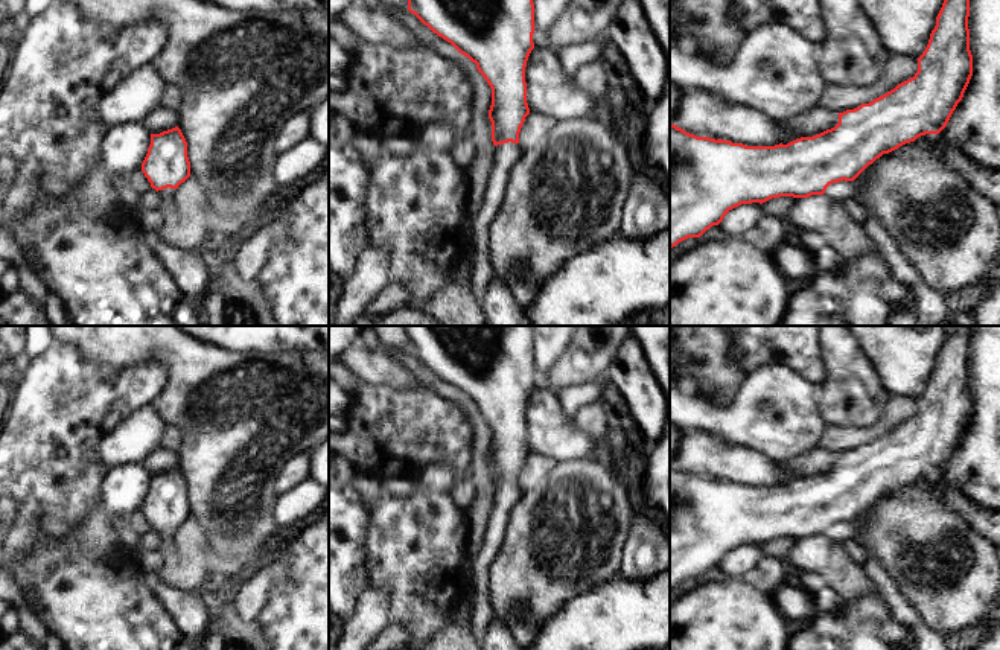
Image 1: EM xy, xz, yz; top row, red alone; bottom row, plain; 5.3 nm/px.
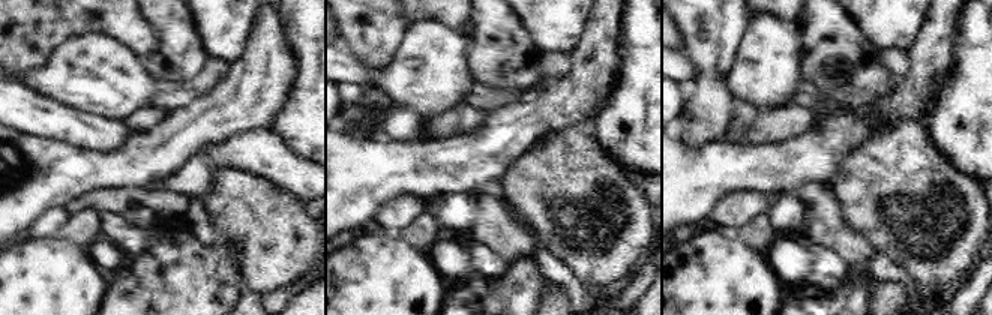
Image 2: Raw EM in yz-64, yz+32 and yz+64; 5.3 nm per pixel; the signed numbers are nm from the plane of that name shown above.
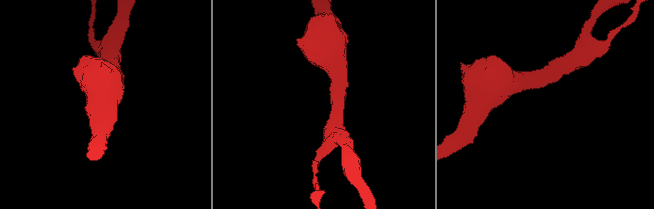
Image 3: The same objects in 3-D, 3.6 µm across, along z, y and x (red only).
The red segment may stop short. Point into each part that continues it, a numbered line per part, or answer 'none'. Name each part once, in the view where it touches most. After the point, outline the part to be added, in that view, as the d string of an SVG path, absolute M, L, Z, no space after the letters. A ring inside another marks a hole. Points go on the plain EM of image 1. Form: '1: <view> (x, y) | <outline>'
1: yz (842, 532) | M839 522L833 524L826 528L825 537L831 542L846 542L854 539L858 534L865 533L865 525L858 525L855 522Z

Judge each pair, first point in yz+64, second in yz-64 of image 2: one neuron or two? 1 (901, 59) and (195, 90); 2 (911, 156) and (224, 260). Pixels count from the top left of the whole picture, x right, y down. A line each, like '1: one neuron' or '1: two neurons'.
1: one neuron
2: two neurons

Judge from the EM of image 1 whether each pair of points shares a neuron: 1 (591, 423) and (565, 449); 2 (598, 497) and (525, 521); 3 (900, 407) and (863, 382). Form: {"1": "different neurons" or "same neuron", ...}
{"1": "different neurons", "2": "same neuron", "3": "different neurons"}

